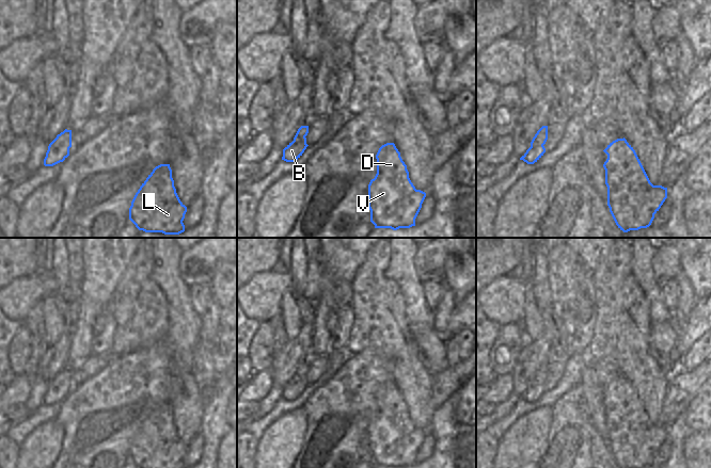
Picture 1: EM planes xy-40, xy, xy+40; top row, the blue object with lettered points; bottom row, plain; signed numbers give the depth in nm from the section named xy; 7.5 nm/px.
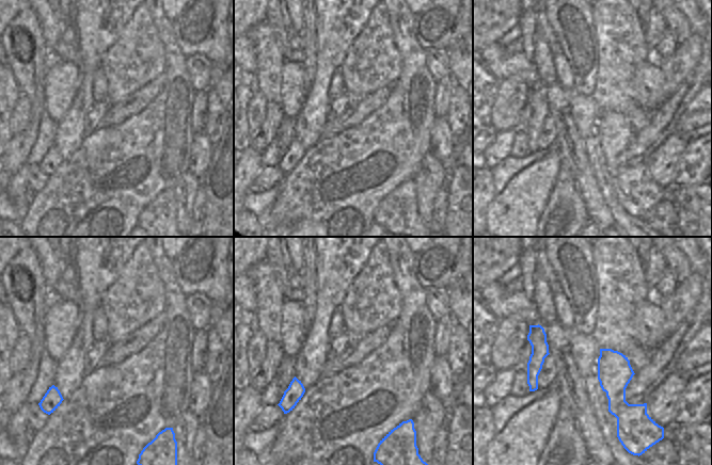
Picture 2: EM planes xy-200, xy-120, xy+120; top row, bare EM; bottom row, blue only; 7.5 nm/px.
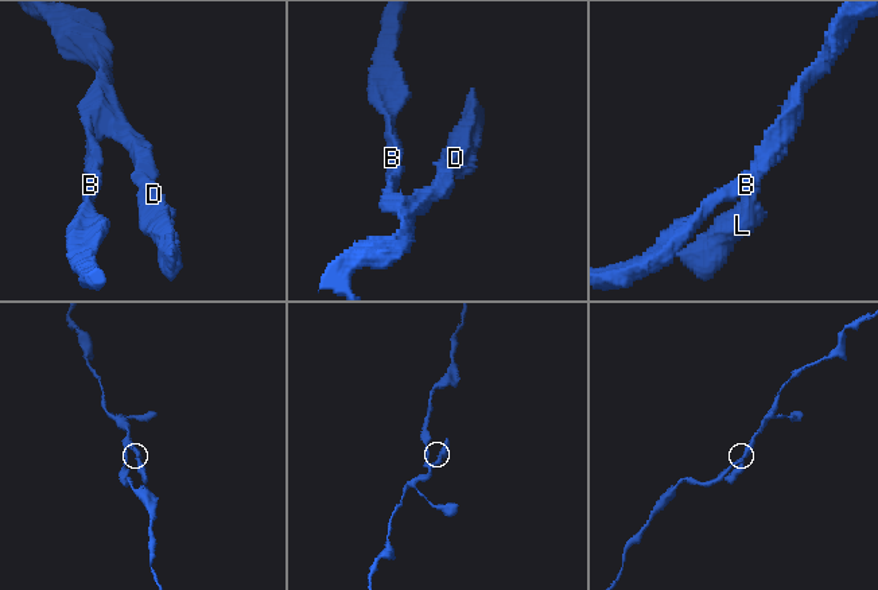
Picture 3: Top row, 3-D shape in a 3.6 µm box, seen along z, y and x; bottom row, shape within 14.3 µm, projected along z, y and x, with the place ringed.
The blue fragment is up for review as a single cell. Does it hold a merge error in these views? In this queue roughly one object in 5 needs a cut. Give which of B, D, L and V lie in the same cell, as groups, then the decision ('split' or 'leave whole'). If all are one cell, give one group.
B D L V; leave whole

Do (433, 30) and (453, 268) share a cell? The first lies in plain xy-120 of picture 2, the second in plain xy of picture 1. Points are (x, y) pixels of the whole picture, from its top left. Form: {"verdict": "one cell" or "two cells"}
{"verdict": "two cells"}

